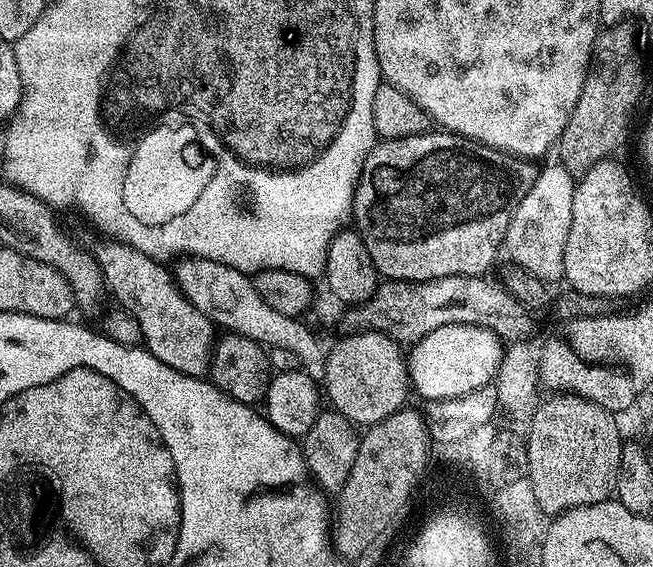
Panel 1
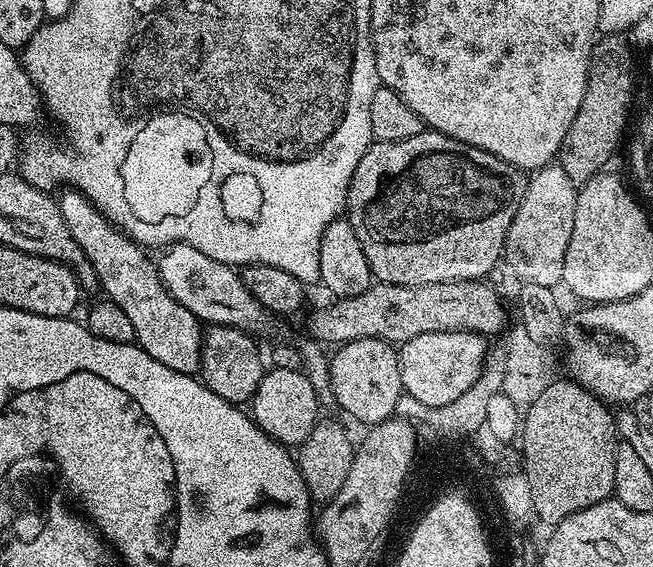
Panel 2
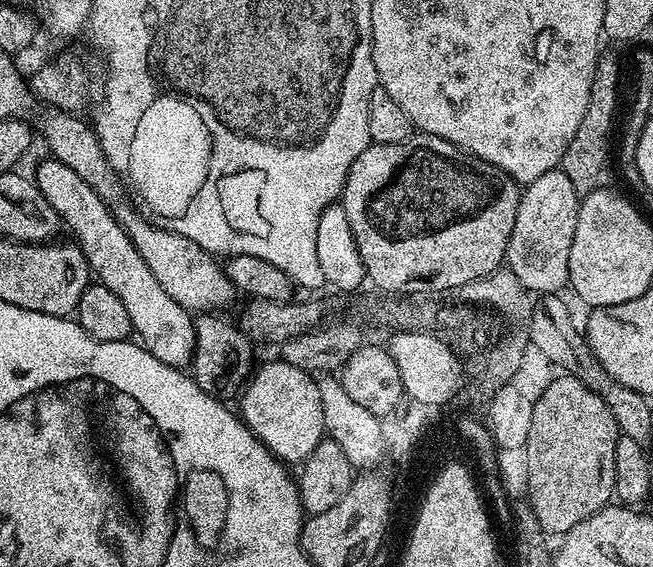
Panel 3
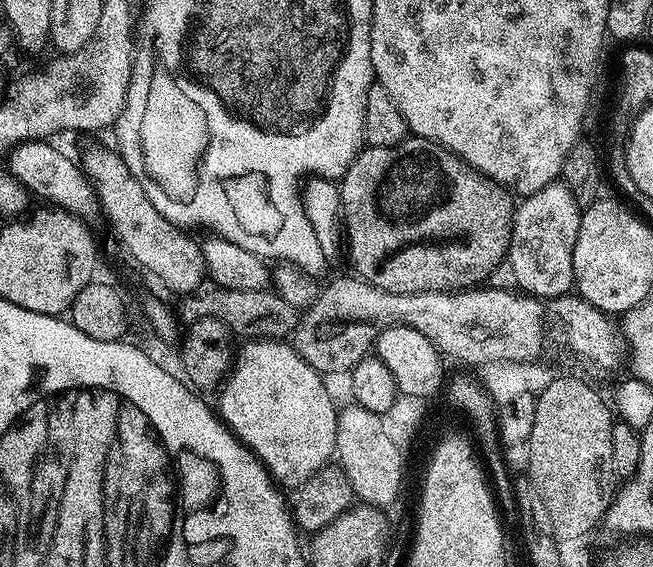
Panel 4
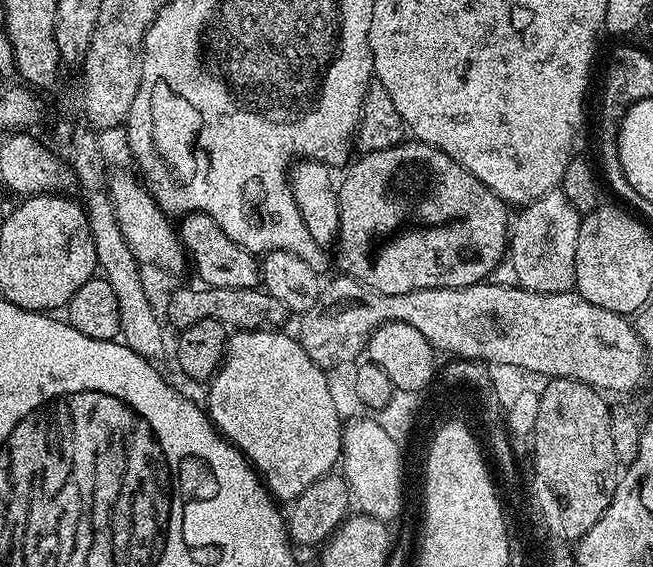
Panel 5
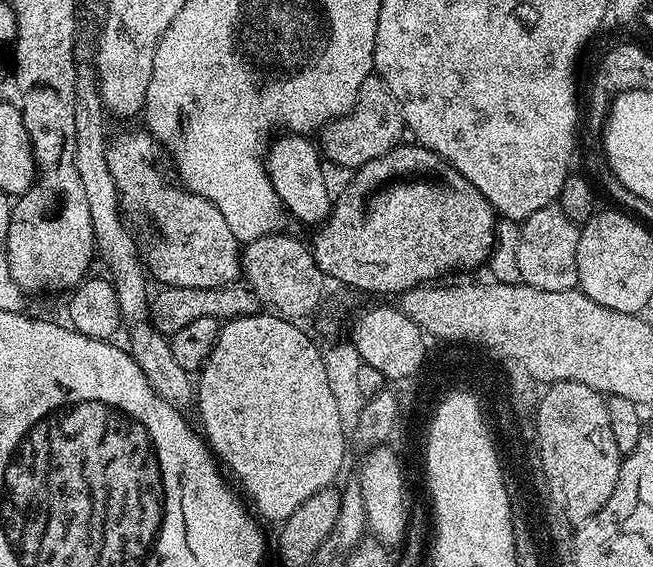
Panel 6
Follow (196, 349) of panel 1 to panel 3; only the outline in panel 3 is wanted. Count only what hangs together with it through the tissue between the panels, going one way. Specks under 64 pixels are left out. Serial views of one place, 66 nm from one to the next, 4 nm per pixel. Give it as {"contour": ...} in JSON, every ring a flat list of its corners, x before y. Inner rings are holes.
{"contour":[[47,159,36,168,36,185,38,190,42,190,42,198,46,198,46,202,50,202,50,206,54,206,60,215,63,227,72,231,71,239,82,250,91,275,104,284,106,290,122,298,126,311,130,313,133,333,137,337,140,335,139,343,147,352,154,354,154,358,166,366,187,369,196,345,193,313,174,302,174,298,162,290,158,278,154,278,150,266,146,266,142,254,138,254,134,242,130,242,112,211,102,202,102,198,98,198,98,194,94,194,90,182,74,174,74,170,62,161]]}

